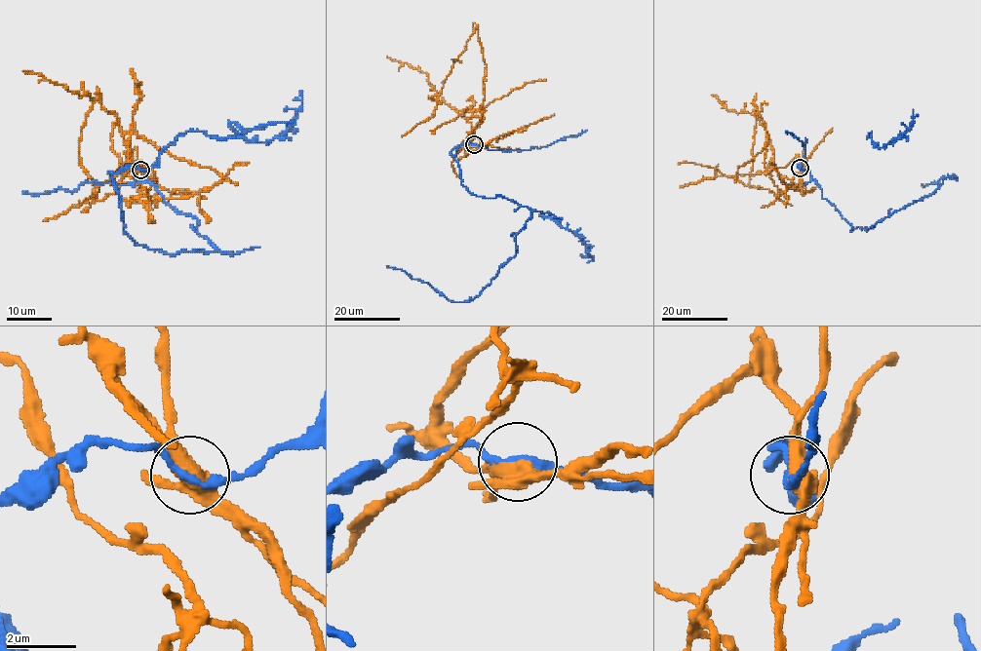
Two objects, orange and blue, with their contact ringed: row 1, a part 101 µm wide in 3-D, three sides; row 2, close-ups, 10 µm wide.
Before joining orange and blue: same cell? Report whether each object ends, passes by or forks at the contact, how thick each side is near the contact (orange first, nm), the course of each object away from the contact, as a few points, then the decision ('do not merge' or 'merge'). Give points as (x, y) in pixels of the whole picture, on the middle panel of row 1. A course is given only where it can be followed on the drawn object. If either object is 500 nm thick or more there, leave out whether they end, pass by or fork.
orange forks there; blue passes by; 440 nm thick on the orange side, 180 nm on the other; orange runs (474, 144), (486, 143), (472, 134), (468, 120), (427, 96), (441, 92), (452, 63), (473, 32), (474, 22); blue runs (474, 144), (450, 153), (461, 184), (531, 211), (515, 236), (516, 253), (463, 301), (386, 266); do not merge

